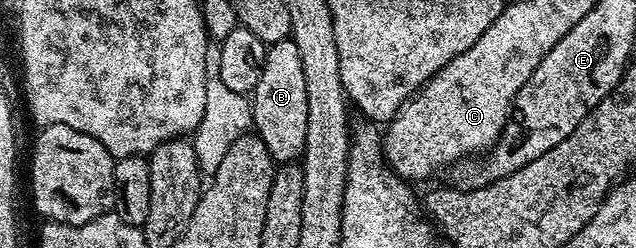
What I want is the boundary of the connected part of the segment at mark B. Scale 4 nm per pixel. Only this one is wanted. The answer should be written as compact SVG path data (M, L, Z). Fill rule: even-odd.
M288 39L267 46L265 67L261 67L261 79L257 79L257 87L249 100L254 132L265 143L271 158L276 163L298 162L303 156L309 127L309 99L305 71L301 71L301 55L297 55L294 41Z

